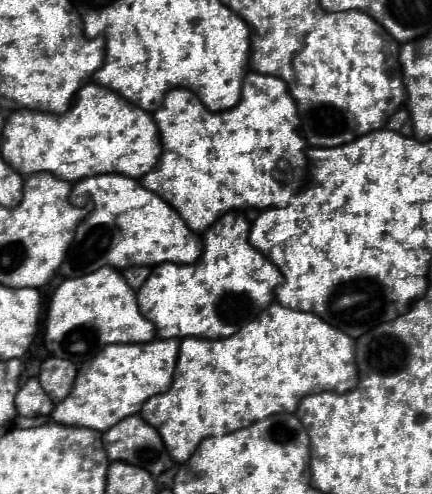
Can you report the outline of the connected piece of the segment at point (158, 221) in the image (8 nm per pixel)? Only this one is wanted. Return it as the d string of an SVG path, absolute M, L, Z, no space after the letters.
M98 174L78 180L72 188L70 202L84 204L88 200L94 202L94 210L76 228L66 260L60 266L64 278L84 276L102 266L122 270L126 266L154 266L160 262L188 264L202 254L200 236L186 226L174 208L158 194L142 188L134 178L122 174Z

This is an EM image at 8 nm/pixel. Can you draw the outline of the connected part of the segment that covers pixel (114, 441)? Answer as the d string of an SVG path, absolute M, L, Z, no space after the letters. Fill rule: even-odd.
M138 414L128 416L122 422L118 422L116 426L112 426L110 430L106 430L102 434L102 446L104 446L110 462L122 460L122 462L128 462L128 464L146 468L152 476L158 476L160 472L164 472L164 470L168 470L172 466L172 458L164 450L164 444L162 444L160 434L152 426L148 426Z

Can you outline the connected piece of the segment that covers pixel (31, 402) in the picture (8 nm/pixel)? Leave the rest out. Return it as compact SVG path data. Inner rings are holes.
M30 378L20 392L16 394L16 410L20 416L48 416L52 412L54 404L48 398L48 394L42 390L38 378Z

